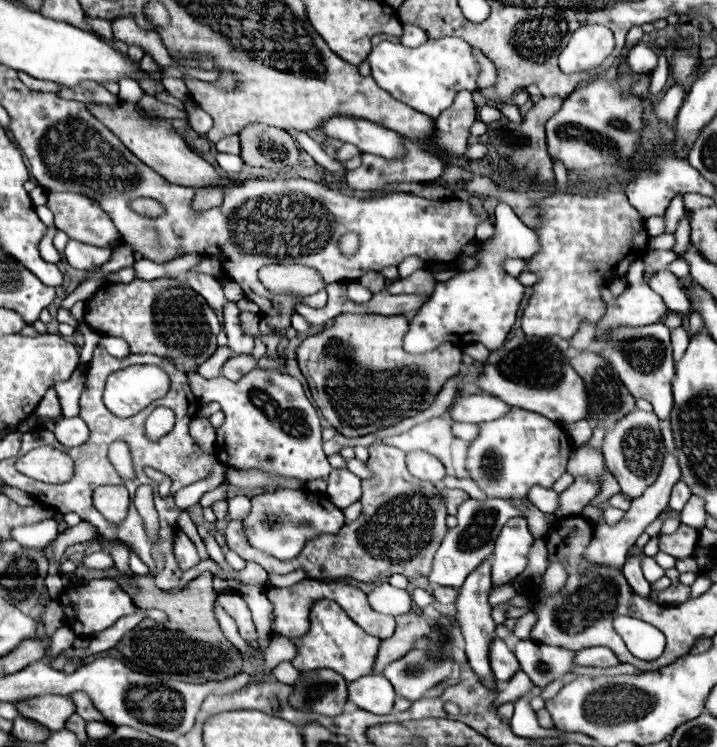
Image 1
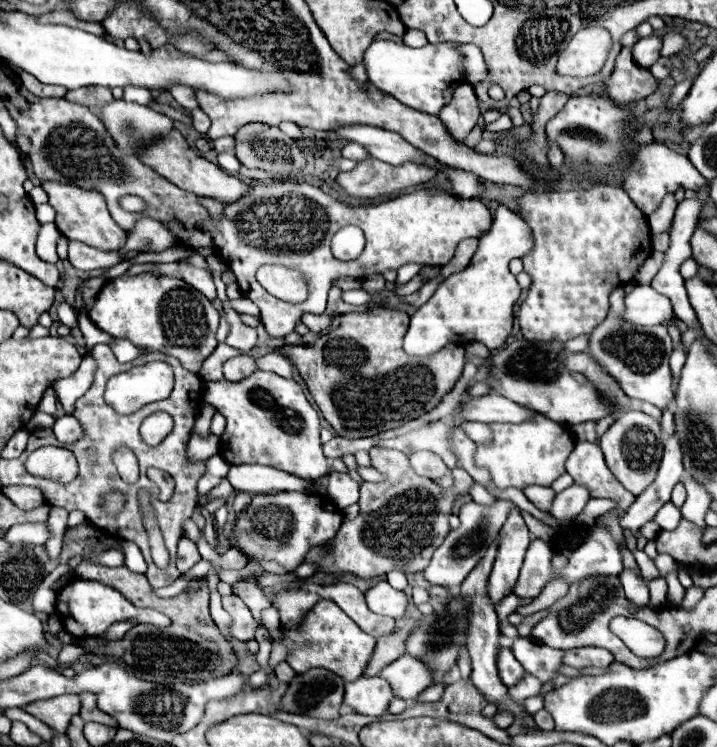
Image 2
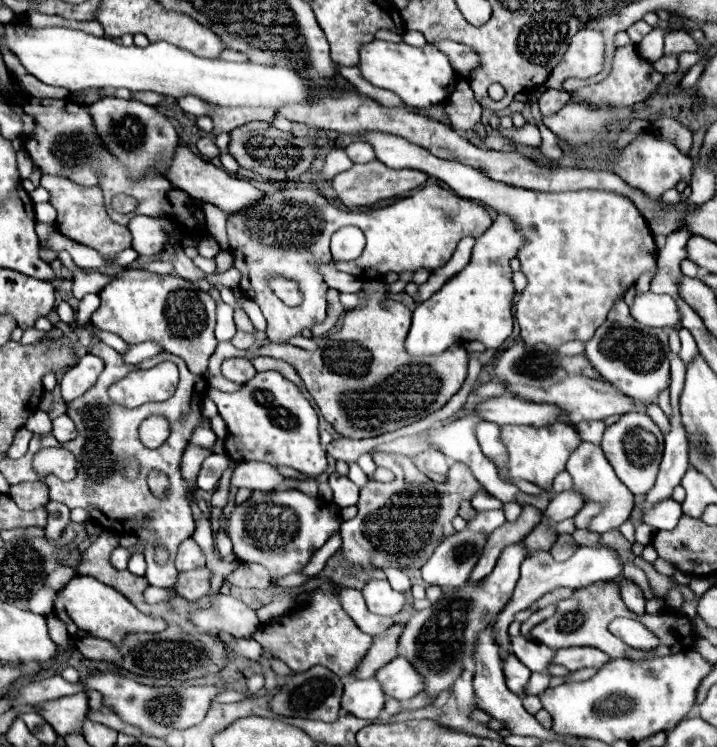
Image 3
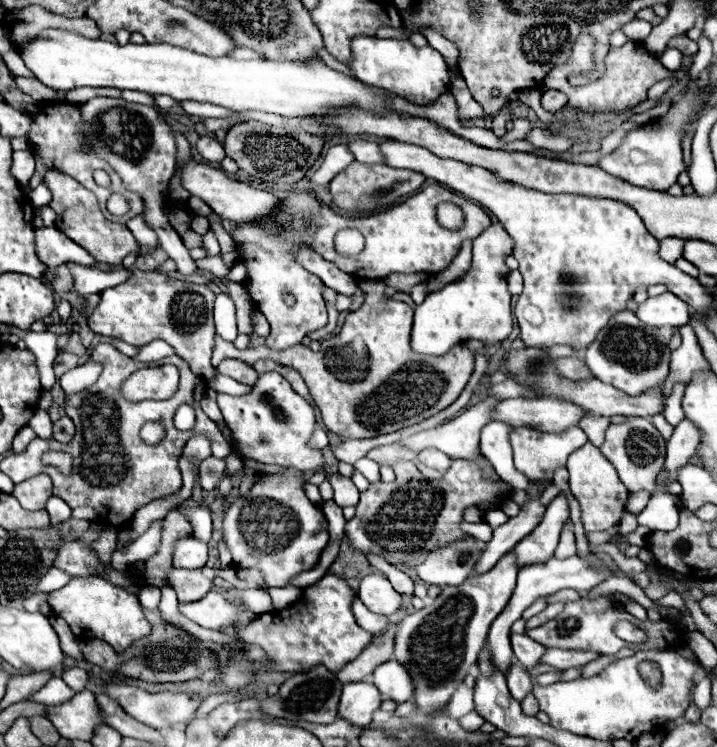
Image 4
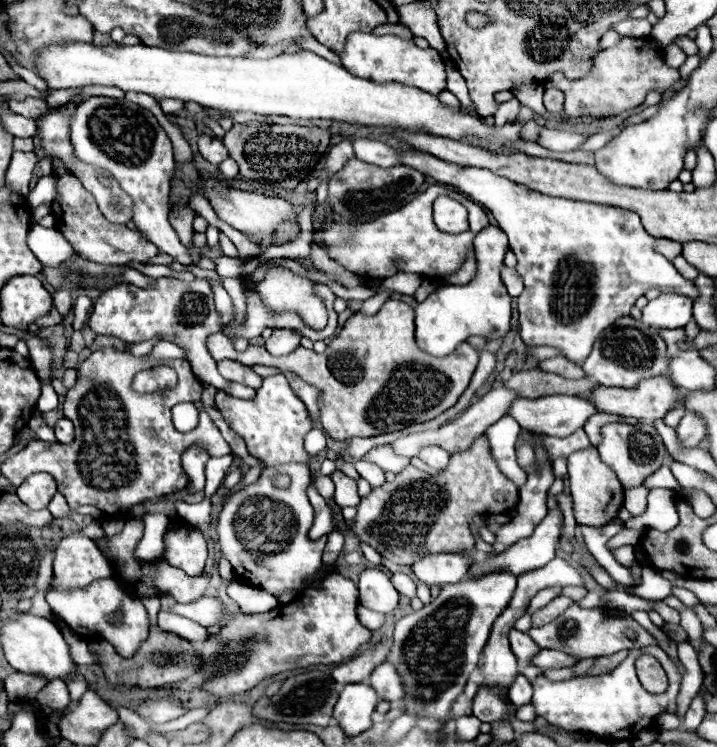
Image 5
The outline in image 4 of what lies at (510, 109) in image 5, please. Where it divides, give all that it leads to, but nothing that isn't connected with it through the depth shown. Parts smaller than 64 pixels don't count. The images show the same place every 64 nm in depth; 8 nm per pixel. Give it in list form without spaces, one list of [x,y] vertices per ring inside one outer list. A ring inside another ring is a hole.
[[[503,108],[492,118],[491,130],[493,133],[498,137],[502,137],[506,133],[505,126],[509,120],[512,120],[512,113],[508,108]]]

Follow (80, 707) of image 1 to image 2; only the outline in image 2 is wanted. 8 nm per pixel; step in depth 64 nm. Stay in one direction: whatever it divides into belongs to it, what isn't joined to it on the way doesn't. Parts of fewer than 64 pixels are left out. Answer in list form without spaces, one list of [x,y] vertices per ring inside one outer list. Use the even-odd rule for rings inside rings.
[[[86,692],[86,694],[80,694],[82,698],[82,720],[84,722],[100,722],[100,724],[106,724],[106,726],[112,726],[112,728],[118,728],[118,722],[114,718],[110,718],[106,712],[100,712],[98,706],[96,706],[96,696],[92,692]]]

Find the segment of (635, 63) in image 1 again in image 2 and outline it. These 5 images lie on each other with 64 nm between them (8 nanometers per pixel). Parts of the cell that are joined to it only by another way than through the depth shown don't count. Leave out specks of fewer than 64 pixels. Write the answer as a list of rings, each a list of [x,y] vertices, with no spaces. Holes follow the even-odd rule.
[[[652,34],[652,36],[646,36],[646,38],[640,38],[636,44],[634,44],[634,62],[638,66],[644,66],[644,68],[650,68],[658,58],[660,58],[660,50],[662,50],[662,38]]]

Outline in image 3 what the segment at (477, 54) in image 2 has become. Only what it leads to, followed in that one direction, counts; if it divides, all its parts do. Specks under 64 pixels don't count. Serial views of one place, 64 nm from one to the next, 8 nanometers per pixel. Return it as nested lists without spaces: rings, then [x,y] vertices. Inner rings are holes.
[[[440,40],[440,42],[434,42],[434,46],[450,58],[452,68],[462,78],[468,78],[468,72],[478,66],[478,56],[470,48],[466,48],[462,44],[448,42],[448,40]]]

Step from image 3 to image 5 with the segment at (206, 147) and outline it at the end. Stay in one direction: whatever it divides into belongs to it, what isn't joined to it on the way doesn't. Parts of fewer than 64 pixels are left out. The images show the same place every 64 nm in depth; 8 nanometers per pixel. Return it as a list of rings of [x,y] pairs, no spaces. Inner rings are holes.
[[[202,134],[198,138],[198,150],[200,154],[204,156],[204,160],[208,160],[210,164],[220,164],[222,160],[228,158],[228,150],[226,146],[222,144],[222,140],[214,138],[214,136],[208,136],[208,134]]]

